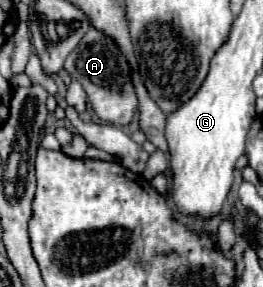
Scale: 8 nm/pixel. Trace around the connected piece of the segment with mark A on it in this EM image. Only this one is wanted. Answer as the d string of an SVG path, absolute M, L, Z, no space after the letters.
M91 26L79 42L79 46L67 56L65 70L73 80L77 80L85 88L89 102L101 120L107 120L117 126L131 122L133 112L137 108L137 96L129 78L127 58L123 56L113 38L105 36L101 30Z

